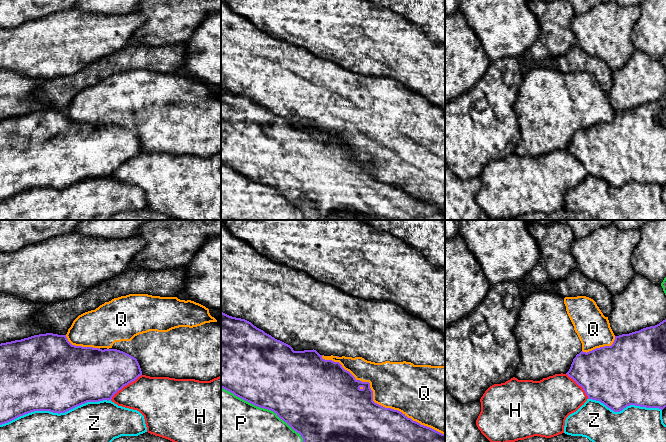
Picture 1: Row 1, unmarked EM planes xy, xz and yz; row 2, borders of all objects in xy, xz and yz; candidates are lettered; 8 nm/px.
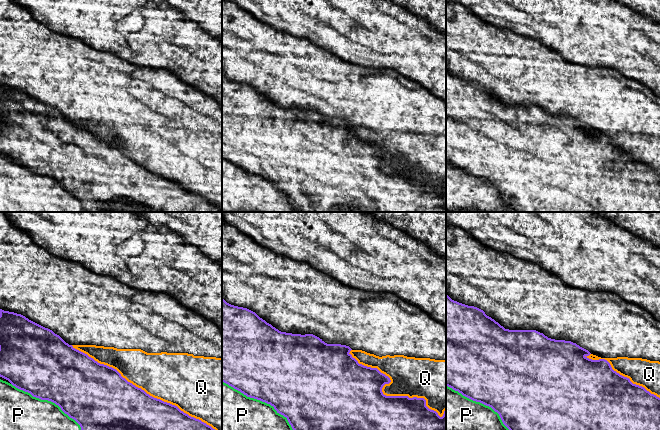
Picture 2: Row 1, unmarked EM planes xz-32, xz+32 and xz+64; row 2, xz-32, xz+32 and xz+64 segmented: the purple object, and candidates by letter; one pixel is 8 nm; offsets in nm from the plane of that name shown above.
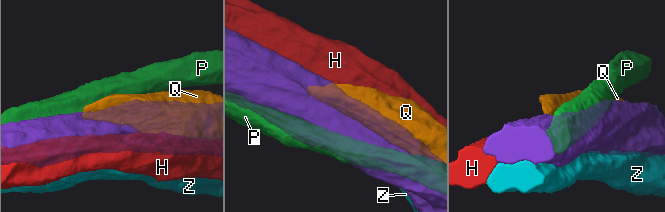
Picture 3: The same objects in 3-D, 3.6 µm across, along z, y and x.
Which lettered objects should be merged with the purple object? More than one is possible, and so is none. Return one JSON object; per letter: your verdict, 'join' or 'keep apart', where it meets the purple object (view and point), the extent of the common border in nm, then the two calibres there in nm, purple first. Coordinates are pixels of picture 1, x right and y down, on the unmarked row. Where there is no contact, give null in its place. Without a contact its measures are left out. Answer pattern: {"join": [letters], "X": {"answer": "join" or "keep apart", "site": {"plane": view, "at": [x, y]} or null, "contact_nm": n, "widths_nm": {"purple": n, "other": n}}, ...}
{"join": [], "H": {"answer": "keep apart", "site": {"plane": "xy", "at": [125, 161]}, "contact_nm": 320, "widths_nm": {"purple": 420, "other": 320}}, "P": {"answer": "keep apart", "site": {"plane": "xz", "at": [265, 184]}, "contact_nm": 800, "widths_nm": {"purple": 500, "other": 480}}, "Q": {"answer": "keep apart", "site": {"plane": "xz", "at": [376, 179]}, "contact_nm": 1150, "widths_nm": {"purple": 500, "other": 400}}, "Z": {"answer": "keep apart", "site": {"plane": "xy", "at": [55, 188]}, "contact_nm": 900, "widths_nm": {"purple": 500, "other": 480}}}

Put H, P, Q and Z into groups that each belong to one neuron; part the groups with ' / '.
H / P / Q / Z

